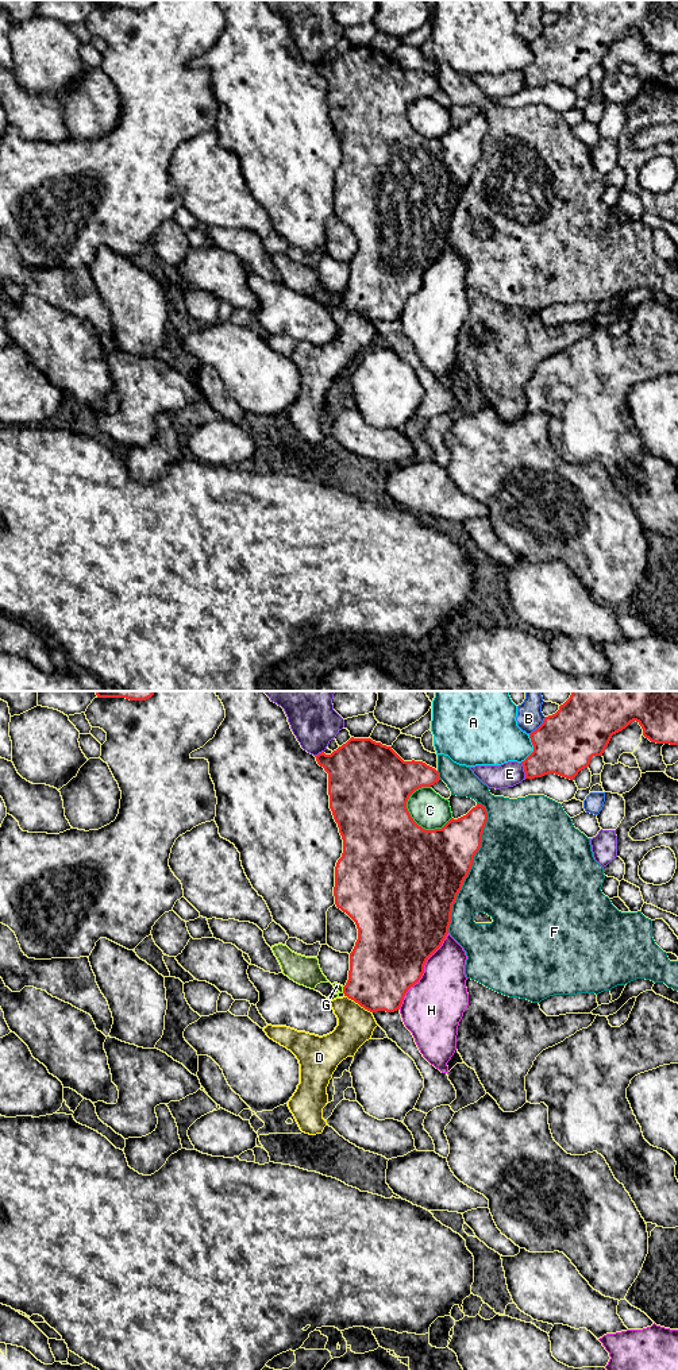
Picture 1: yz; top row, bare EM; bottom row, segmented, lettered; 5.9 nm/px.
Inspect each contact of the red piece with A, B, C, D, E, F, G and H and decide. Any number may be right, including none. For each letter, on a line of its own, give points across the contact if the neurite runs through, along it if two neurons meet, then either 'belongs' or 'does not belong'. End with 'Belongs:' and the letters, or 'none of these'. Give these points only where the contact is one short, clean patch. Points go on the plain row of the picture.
A: does not belong
B: does not belong
C: does not belong
D: runs through yz (382, 278), (358, 312), (355, 334); belongs
E: does not belong
F: does not belong
G: does not belong
H: does not belong
Belongs: D

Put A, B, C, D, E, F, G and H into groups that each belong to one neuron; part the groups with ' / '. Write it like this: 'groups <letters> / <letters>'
groups A / B / C / D / E / F / G / H

